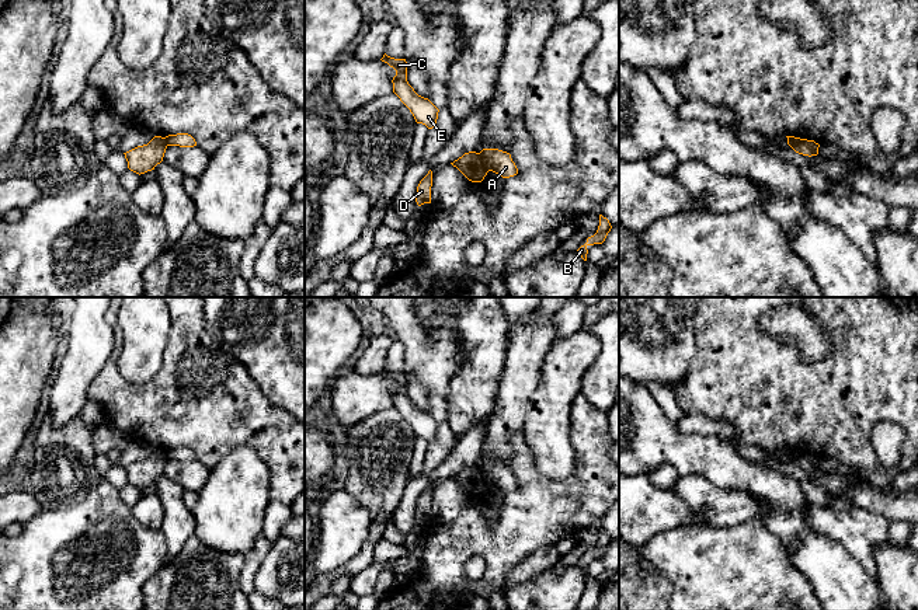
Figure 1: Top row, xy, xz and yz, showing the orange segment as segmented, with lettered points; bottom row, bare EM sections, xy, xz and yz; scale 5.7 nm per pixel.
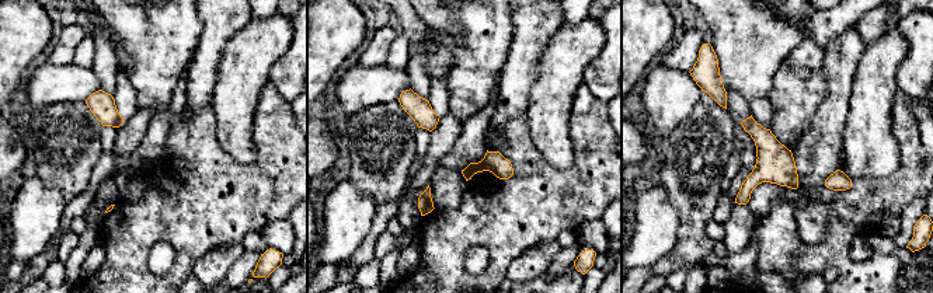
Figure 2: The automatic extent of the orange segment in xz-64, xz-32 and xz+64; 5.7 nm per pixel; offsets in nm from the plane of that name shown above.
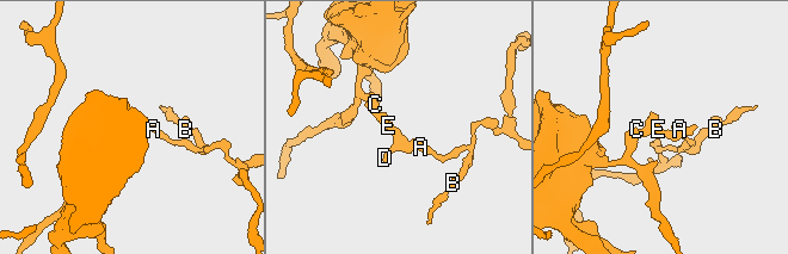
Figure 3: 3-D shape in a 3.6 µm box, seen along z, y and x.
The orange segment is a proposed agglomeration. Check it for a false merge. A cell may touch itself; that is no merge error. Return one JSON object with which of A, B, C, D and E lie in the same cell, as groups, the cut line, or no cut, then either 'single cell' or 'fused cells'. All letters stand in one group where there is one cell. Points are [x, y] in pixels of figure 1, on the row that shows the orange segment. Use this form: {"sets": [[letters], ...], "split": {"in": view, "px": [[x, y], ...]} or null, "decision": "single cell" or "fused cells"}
{"sets": [["A", "B"], ["C", "D", "E"]], "split": {"in": "xz", "px": [[479, 153], [490, 170]]}, "decision": "fused cells"}

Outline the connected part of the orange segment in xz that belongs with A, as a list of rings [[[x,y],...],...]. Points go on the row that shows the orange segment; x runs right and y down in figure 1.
[[[483,149],[481,160],[490,167],[490,171],[503,178],[510,178],[518,174],[518,168],[511,158],[511,154],[498,149]]]

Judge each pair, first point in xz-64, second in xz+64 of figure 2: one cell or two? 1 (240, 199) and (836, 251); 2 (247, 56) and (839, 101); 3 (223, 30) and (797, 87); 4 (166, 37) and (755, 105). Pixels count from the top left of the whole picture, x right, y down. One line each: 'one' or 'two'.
1: one
2: two
3: two
4: two

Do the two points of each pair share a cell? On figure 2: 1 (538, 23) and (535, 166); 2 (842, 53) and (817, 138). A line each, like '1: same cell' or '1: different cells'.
1: different cells
2: same cell

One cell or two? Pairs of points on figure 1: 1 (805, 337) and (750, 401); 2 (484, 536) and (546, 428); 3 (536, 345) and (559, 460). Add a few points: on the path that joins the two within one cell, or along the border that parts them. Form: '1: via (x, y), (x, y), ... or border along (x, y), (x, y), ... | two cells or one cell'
1: border along (765, 334), (789, 344), (806, 363), (827, 356) | two cells
2: border along (522, 434), (535, 467), (552, 480) | two cells
3: border along (555, 340), (542, 361), (538, 386), (529, 396) | two cells

